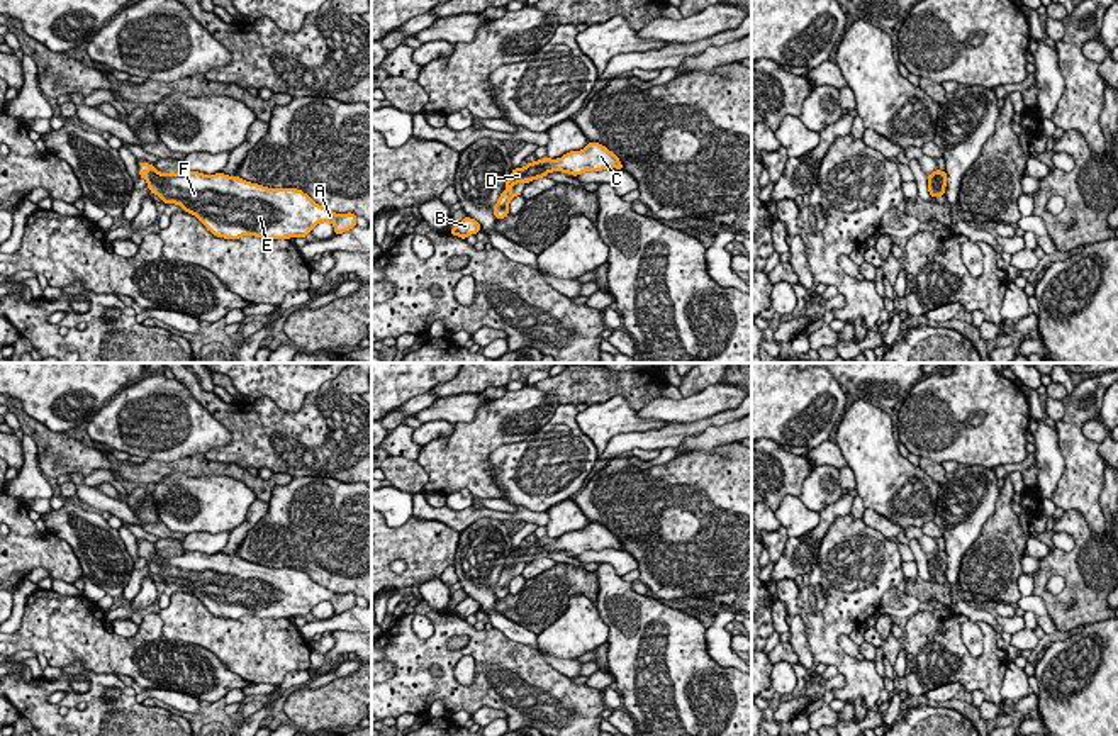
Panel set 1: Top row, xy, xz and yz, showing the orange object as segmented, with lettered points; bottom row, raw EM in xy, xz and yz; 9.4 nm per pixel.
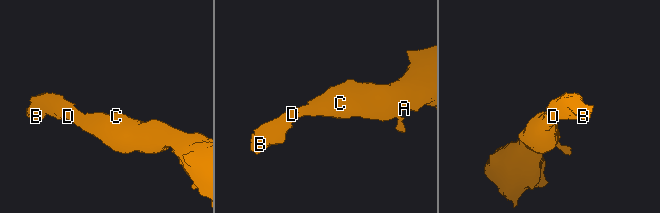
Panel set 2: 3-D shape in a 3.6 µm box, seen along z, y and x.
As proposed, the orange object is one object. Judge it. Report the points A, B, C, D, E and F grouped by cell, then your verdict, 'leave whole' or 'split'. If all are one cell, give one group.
A B C D E F; leave whole

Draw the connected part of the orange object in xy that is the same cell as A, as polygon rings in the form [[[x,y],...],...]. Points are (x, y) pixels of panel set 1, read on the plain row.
[[[137,541],[137,546],[149,548],[139,549],[139,556],[153,575],[159,575],[163,583],[180,585],[217,617],[305,617],[319,602],[331,602],[334,614],[356,607],[353,592],[336,594],[297,568],[268,568],[222,551],[165,555],[151,543]]]

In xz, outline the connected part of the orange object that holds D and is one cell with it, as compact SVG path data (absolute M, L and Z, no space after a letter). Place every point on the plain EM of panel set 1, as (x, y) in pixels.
M589 521L582 531L570 531L556 539L543 538L533 543L526 543L524 548L514 548L509 555L497 583L492 587L494 595L499 600L509 595L509 582L521 575L511 572L511 568L517 563L529 563L553 551L577 556L584 551L602 551L607 548L624 549L619 538L612 531L592 521Z

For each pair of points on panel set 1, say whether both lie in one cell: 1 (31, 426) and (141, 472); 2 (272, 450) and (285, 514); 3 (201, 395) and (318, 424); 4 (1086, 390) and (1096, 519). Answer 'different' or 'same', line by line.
1: same
2: different
3: same
4: same

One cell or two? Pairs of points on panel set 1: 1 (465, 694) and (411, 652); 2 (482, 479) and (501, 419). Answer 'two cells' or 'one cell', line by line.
1: one cell
2: one cell

